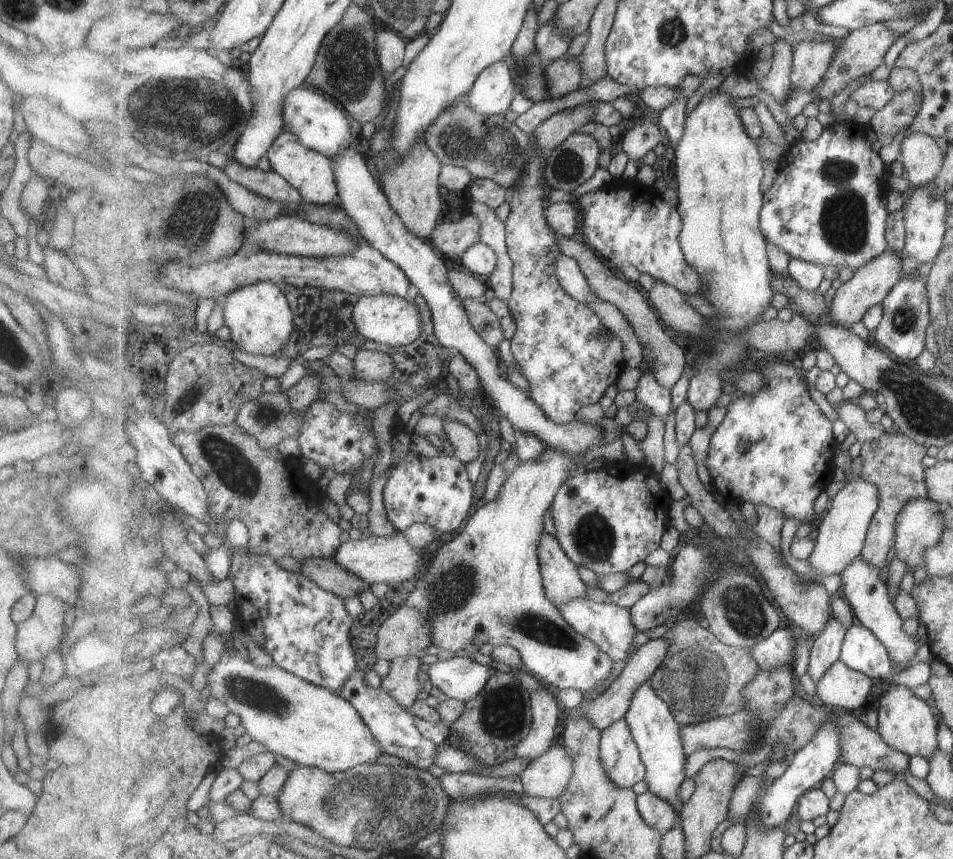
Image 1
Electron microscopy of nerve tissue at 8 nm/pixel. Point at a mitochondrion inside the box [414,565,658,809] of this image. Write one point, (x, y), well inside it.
(546, 631)

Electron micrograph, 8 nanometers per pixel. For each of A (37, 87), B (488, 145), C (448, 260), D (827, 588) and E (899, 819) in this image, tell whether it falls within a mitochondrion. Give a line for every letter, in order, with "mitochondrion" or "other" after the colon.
A: other
B: mitochondrion
C: other
D: other
E: other

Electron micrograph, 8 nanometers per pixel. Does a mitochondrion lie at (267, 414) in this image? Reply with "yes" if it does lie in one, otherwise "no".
yes

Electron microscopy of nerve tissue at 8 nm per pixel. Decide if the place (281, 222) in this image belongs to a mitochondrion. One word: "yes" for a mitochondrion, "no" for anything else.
no

